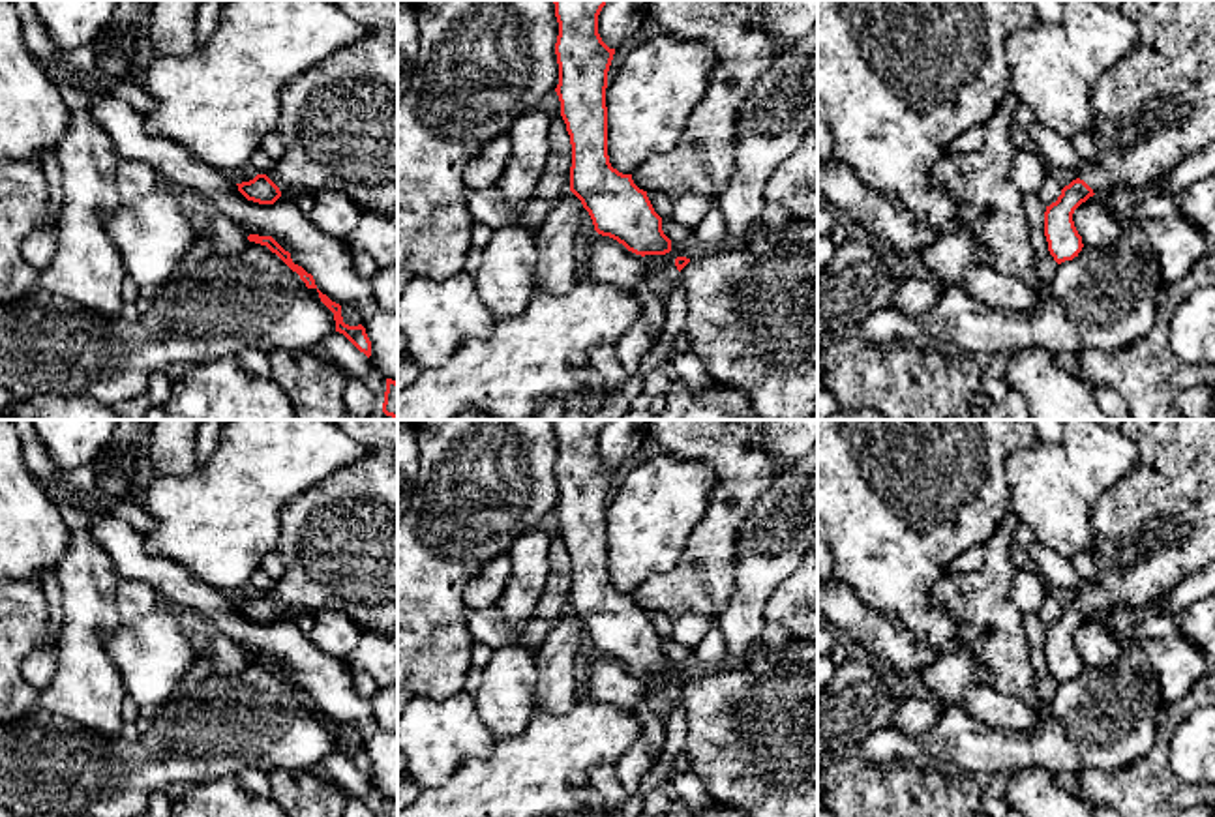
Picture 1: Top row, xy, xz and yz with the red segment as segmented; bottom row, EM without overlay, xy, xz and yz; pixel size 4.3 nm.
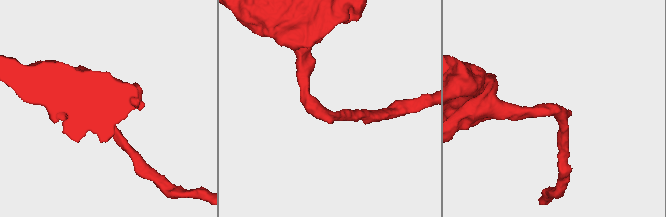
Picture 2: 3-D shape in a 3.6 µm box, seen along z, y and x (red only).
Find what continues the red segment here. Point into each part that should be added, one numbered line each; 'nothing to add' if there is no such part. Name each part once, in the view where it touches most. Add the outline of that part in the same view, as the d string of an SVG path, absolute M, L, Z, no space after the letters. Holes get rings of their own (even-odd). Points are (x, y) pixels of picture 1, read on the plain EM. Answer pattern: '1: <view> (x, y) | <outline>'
1: yz (1155, 527) | M1097 420L1132 440L1136 467L1091 512L1095 575L1080 588L1095 615L1168 602L1174 588L1215 562L1215 420Z

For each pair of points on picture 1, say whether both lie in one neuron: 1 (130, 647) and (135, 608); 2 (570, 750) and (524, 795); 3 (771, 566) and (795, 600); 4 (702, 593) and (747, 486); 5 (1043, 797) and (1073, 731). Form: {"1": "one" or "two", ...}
{"1": "two", "2": "one", "3": "two", "4": "one", "5": "two"}

